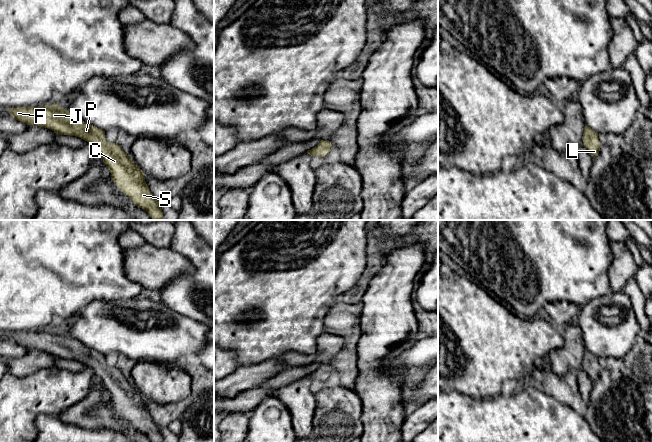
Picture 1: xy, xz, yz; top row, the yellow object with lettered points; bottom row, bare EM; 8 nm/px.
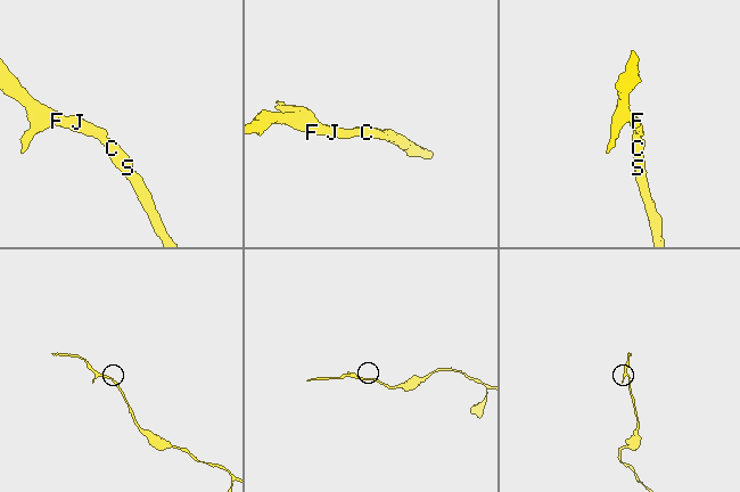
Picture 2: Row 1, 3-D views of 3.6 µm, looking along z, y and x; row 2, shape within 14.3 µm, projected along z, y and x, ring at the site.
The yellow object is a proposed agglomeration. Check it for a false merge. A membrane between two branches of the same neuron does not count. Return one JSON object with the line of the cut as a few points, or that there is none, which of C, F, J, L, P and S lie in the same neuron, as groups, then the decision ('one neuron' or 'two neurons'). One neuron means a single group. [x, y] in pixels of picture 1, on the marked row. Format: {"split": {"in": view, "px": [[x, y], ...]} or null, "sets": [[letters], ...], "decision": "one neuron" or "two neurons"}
{"split": null, "sets": [["C", "F", "J", "L", "P", "S"]], "decision": "one neuron"}

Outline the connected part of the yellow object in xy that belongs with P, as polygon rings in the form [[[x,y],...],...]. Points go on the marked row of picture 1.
[[[57,103],[40,107],[8,108],[12,117],[27,125],[48,128],[58,135],[70,135],[87,141],[109,168],[111,179],[132,201],[153,220],[164,220],[160,203],[148,188],[143,171],[117,143],[105,140],[105,131],[81,120]]]

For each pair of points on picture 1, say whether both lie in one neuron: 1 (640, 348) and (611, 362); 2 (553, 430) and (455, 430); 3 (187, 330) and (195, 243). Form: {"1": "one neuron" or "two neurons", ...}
{"1": "one neuron", "2": "one neuron", "3": "two neurons"}

